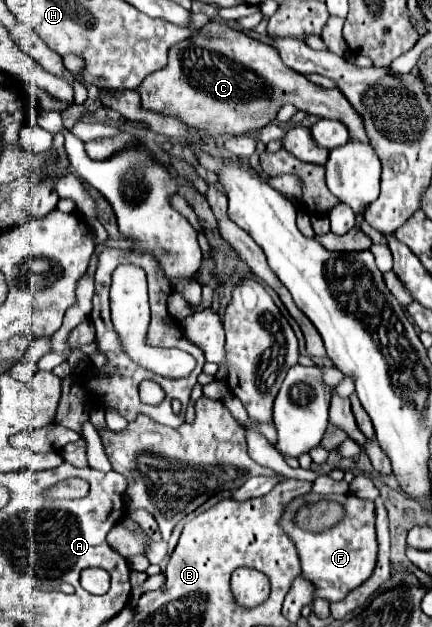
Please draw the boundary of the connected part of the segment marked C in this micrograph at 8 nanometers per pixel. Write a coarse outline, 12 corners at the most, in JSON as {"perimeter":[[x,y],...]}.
{"perimeter":[[209,21],[137,93],[213,137],[265,127],[285,103],[369,143],[337,87]]}

